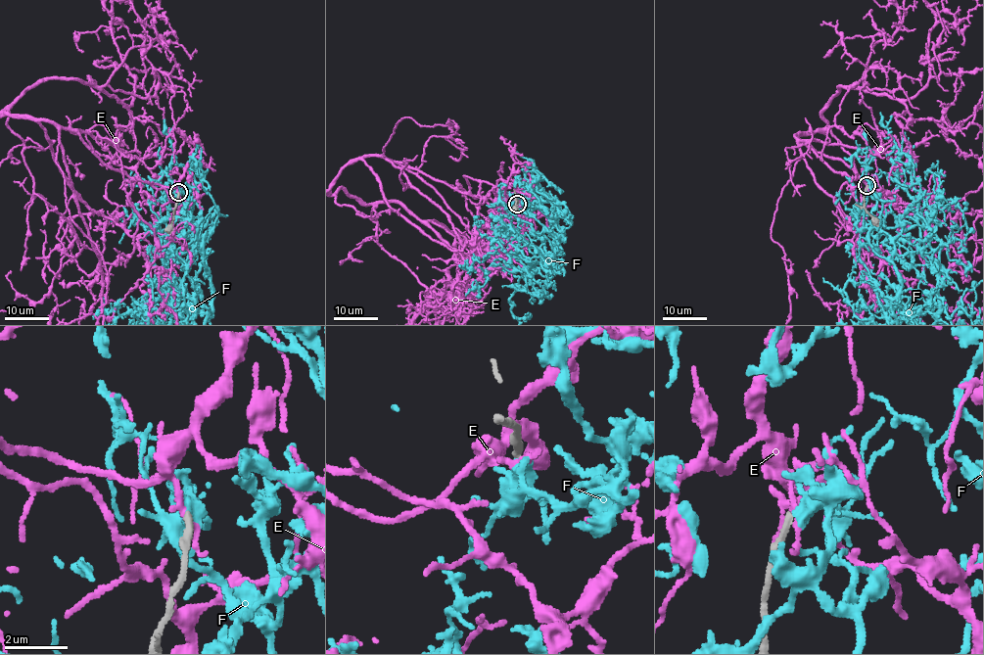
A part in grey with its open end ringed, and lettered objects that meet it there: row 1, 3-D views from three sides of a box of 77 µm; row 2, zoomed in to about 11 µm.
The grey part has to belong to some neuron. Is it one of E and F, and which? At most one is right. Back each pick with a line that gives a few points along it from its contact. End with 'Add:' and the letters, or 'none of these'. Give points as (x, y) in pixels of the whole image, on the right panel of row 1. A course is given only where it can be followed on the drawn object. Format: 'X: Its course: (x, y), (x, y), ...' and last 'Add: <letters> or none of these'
Add: none of these

